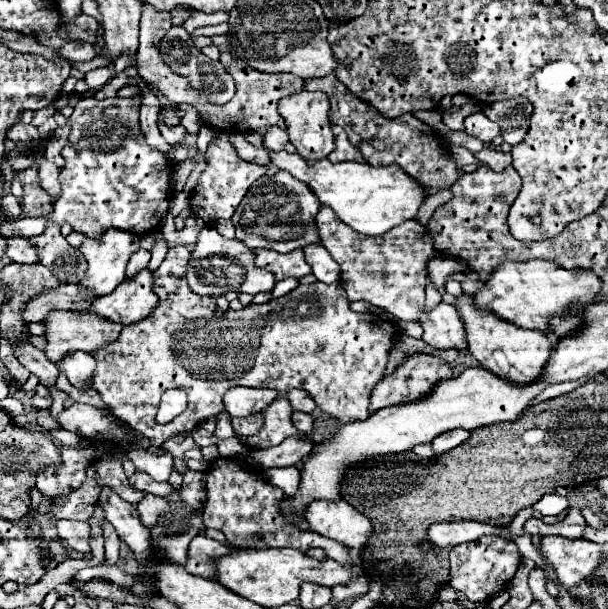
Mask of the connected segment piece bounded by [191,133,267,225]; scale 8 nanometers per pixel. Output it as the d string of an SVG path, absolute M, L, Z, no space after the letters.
M219 133L211 143L209 149L205 153L205 161L207 167L205 171L199 175L197 185L191 193L191 209L197 217L201 217L205 223L215 223L217 219L231 219L231 215L235 213L237 205L241 203L241 199L245 197L245 193L249 191L249 187L267 173L267 167L243 161L235 147L229 143L229 135L227 133Z

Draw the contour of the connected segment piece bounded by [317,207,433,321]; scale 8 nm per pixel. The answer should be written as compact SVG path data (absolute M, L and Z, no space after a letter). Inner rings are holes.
M321 207L317 215L317 229L323 247L341 267L341 283L349 301L369 301L371 305L389 311L397 319L417 321L425 301L425 265L433 253L433 237L425 225L405 221L381 237L361 235L337 221L329 207Z

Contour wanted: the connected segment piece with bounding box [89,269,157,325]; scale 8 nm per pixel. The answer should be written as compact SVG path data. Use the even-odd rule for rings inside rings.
M143 269L135 279L123 281L113 293L97 297L89 307L89 313L117 321L123 325L145 319L157 305L157 295L153 293L153 275Z

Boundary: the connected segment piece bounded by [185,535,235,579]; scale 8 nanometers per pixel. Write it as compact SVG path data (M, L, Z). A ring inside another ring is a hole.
M197 535L189 545L189 557L187 557L185 569L193 575L201 575L205 579L211 579L215 559L219 559L231 551L235 551L235 549L229 545L223 545L223 543L209 539L205 535Z

